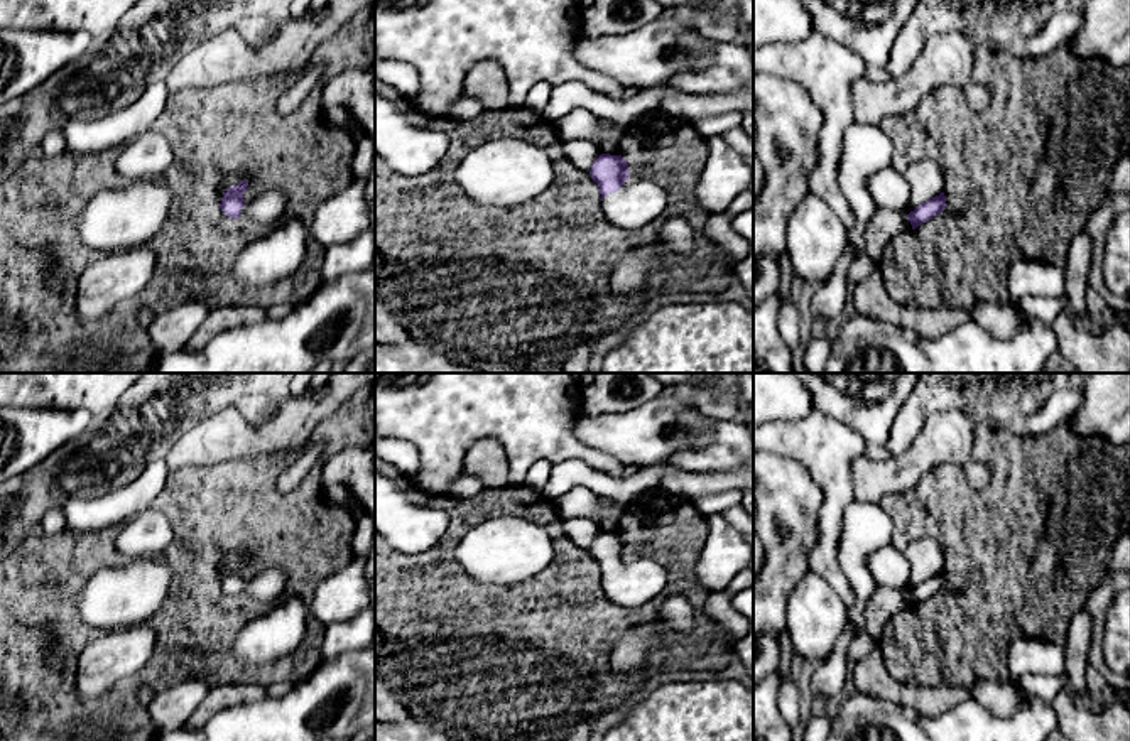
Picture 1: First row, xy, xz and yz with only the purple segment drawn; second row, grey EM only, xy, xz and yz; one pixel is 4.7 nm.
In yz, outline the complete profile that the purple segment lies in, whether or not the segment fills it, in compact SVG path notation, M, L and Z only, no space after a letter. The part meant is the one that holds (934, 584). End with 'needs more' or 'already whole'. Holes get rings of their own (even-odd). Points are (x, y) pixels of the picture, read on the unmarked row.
M941 571L939 574L922 581L921 584L917 584L914 589L910 589L909 599L912 603L912 608L915 608L917 604L921 604L922 601L926 601L927 598L936 596L937 592L941 592L944 587L948 586L946 582L946 574L944 571Z | already whole

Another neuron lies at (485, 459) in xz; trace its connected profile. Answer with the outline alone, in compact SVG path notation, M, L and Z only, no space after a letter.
M495 439L475 442L464 456L463 471L476 476L490 489L510 484L508 457L502 444Z

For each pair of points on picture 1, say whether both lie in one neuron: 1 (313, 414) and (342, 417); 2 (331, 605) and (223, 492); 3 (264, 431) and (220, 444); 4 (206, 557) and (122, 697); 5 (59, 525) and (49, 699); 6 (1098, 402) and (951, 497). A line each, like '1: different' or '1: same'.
1: different
2: different
3: same
4: same
5: different
6: different

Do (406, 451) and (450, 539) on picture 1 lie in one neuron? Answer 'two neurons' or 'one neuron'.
two neurons

